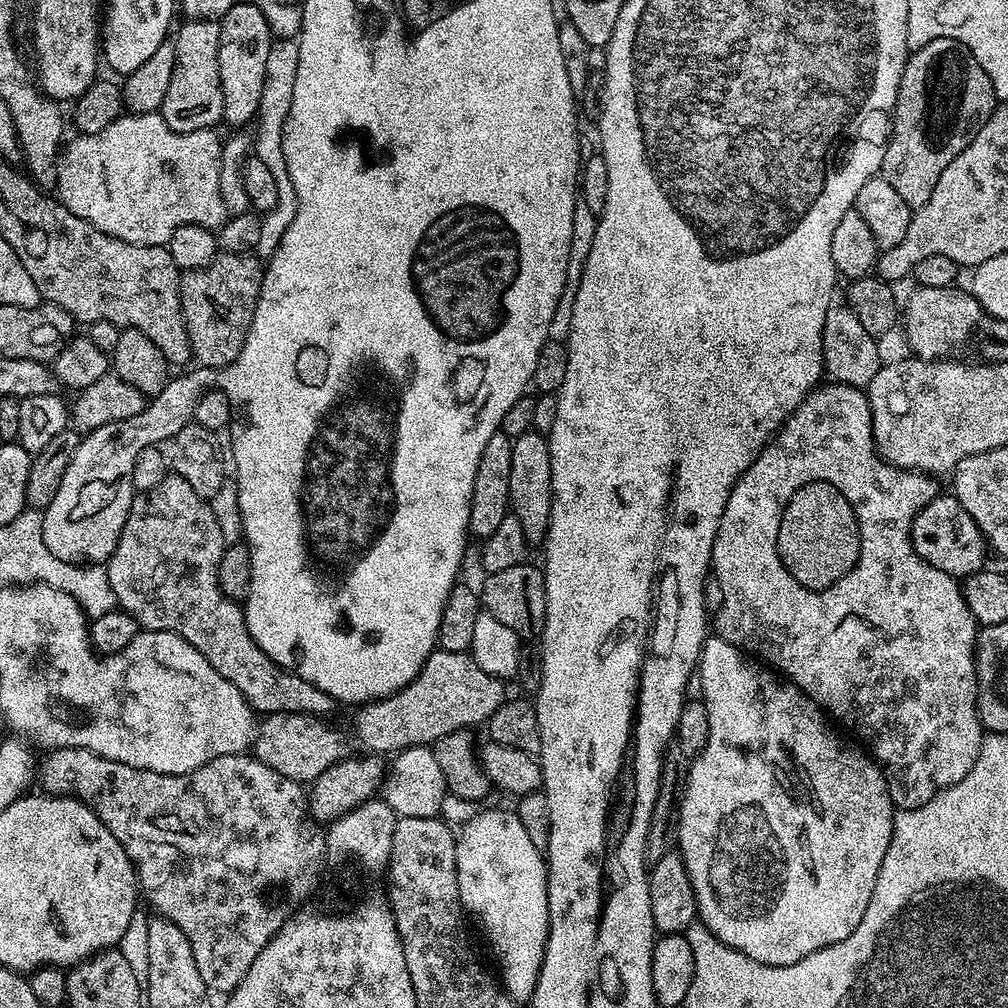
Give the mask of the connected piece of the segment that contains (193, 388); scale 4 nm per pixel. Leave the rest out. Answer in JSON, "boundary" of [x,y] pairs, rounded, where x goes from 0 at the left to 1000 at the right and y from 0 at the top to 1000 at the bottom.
{"boundary":[[[194,363],[191,369],[183,369],[180,373],[172,372],[168,376],[167,381],[156,393],[150,394],[149,399],[144,400],[141,411],[133,411],[133,415],[121,415],[121,419],[109,419],[105,423],[97,423],[97,427],[86,430],[80,436],[77,446],[73,446],[73,454],[69,454],[69,462],[65,462],[65,470],[62,474],[62,482],[58,482],[58,490],[54,490],[54,498],[50,498],[48,504],[43,505],[42,511],[44,517],[42,518],[42,534],[46,538],[47,544],[50,546],[50,550],[54,550],[54,554],[62,554],[62,558],[69,558],[70,560],[97,560],[106,557],[107,553],[110,552],[111,547],[115,545],[115,539],[117,534],[121,530],[121,522],[125,522],[125,510],[129,506],[131,501],[131,494],[133,491],[133,485],[131,483],[131,471],[133,470],[133,457],[137,455],[137,450],[140,446],[145,446],[152,442],[162,441],[164,438],[171,436],[173,431],[177,431],[179,422],[181,420],[181,414],[179,409],[184,409],[184,414],[193,414],[194,404],[196,399],[202,394],[202,390],[213,386],[218,380],[218,370],[213,365],[204,365],[201,363]]]}

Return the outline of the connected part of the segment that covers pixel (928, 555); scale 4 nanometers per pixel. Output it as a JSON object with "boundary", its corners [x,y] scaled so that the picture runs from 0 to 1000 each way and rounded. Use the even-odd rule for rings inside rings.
{"boundary":[[[931,490],[907,514],[905,519],[905,545],[912,550],[913,555],[923,558],[931,565],[938,569],[955,573],[965,571],[967,567],[977,563],[976,555],[982,552],[982,541],[976,535],[974,526],[954,506],[947,491]]]}

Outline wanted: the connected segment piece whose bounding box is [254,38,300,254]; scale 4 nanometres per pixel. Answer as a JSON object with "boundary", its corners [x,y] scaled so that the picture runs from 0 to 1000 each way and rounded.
{"boundary":[[[271,39],[268,55],[264,57],[264,73],[260,85],[260,101],[256,112],[256,131],[252,133],[252,153],[268,168],[272,182],[276,184],[276,200],[267,210],[260,214],[260,236],[257,249],[263,252],[273,250],[280,240],[280,232],[284,232],[284,224],[292,220],[294,211],[294,193],[292,181],[288,181],[288,169],[284,169],[284,153],[280,147],[280,131],[284,125],[284,117],[288,113],[288,97],[292,93],[292,77],[296,77],[297,43],[293,39]]]}

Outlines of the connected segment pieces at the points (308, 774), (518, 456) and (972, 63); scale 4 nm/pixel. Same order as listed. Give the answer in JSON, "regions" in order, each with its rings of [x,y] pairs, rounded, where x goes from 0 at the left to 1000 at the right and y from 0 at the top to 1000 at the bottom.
{"regions":[[[[430,645],[423,653],[421,663],[412,675],[409,675],[399,685],[386,690],[378,690],[375,694],[366,694],[352,703],[353,711],[349,714],[349,726],[341,727],[337,722],[328,722],[324,713],[315,710],[305,710],[295,706],[268,706],[257,715],[256,725],[252,735],[252,749],[268,764],[276,764],[284,772],[294,774],[300,780],[309,779],[327,760],[337,754],[344,754],[354,742],[357,746],[385,746],[392,748],[402,742],[428,740],[442,728],[471,723],[471,718],[483,719],[484,713],[498,700],[502,693],[501,676],[493,671],[482,669],[474,657],[464,647],[442,647]]],[[[525,427],[511,434],[506,450],[506,490],[504,491],[507,511],[518,518],[525,541],[539,541],[544,530],[548,509],[548,471],[546,470],[546,446],[544,434],[539,429]]],[[[931,38],[908,49],[897,63],[881,144],[872,174],[887,185],[899,204],[919,204],[935,169],[958,149],[989,105],[988,90],[974,65],[949,40]]]]}

